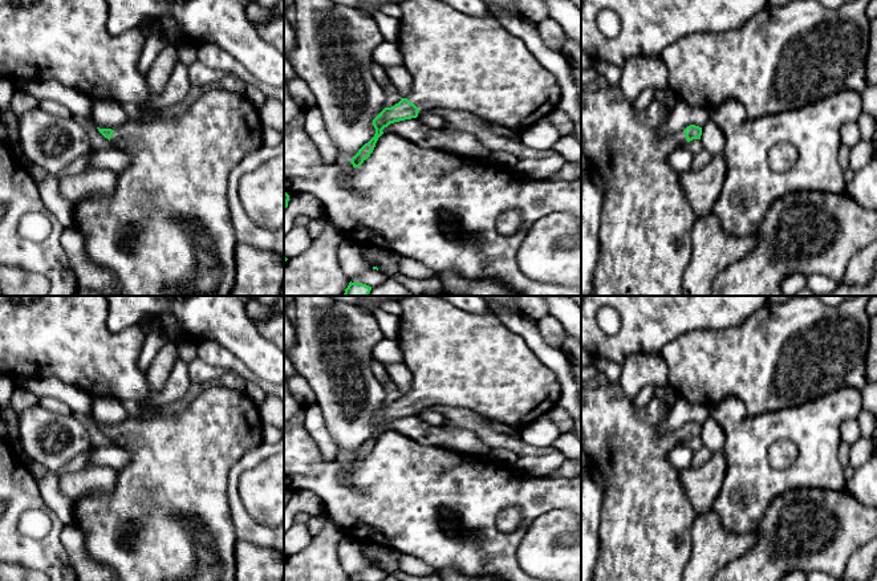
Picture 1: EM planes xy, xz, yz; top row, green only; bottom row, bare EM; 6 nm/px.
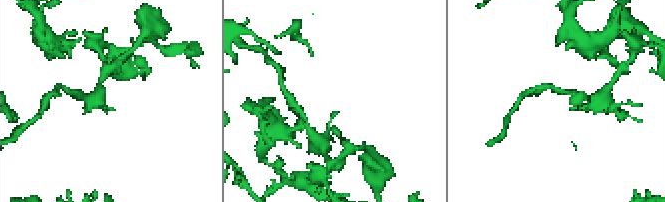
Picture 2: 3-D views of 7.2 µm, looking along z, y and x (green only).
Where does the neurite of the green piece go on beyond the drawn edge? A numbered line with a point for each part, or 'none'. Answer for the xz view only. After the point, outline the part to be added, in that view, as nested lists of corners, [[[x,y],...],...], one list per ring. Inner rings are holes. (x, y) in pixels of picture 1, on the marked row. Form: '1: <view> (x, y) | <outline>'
1: xz (457, 61) | [[[405,0],[399,7],[402,16],[399,17],[397,45],[403,57],[403,68],[411,74],[407,99],[419,111],[435,107],[462,110],[484,122],[523,131],[557,107],[561,89],[556,76],[537,61],[519,37],[506,31],[491,15],[468,16],[439,0]]]

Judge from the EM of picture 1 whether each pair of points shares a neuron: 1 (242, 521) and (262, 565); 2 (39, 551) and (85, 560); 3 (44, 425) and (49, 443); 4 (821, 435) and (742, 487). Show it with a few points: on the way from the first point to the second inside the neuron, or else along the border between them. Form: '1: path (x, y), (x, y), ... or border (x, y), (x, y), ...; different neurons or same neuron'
1: border (238, 539), (269, 549); different neurons
2: border (63, 527), (60, 541), (74, 567); different neurons
3: path (44, 429), (44, 435), (48, 439); same neuron
4: path (809, 458), (788, 479), (764, 484); same neuron

